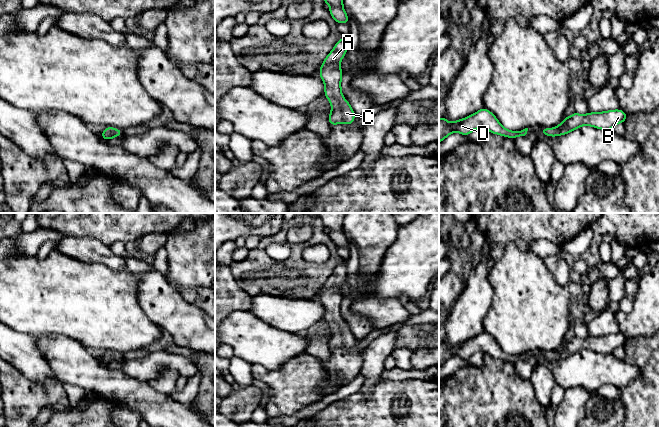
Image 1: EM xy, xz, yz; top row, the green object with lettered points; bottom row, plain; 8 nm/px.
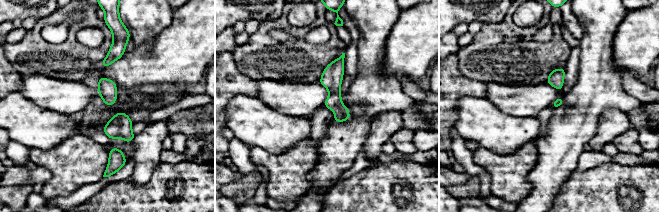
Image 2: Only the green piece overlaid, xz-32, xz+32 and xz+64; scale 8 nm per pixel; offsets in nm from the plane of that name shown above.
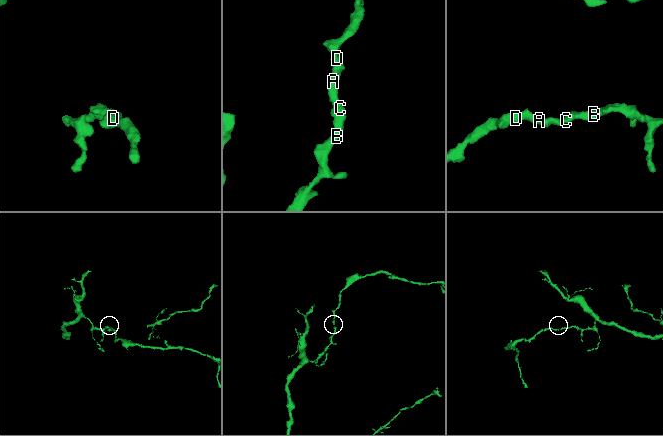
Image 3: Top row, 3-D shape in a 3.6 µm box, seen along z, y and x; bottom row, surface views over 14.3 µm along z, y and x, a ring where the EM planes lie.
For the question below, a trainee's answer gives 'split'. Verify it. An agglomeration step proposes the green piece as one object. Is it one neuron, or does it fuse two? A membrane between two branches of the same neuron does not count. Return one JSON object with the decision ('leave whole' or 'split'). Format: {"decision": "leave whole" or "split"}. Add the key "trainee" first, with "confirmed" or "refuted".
{"trainee": "refuted", "decision": "leave whole"}

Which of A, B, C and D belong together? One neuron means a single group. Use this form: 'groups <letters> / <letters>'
groups A B C D

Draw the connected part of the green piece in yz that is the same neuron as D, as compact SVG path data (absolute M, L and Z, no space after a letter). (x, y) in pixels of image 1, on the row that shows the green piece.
M483 107L476 113L453 123L449 123L444 117L439 118L439 143L453 132L459 132L462 135L468 136L477 128L482 128L493 134L502 135L508 138L525 136L528 131L528 128L521 131L510 131L505 129L492 112Z

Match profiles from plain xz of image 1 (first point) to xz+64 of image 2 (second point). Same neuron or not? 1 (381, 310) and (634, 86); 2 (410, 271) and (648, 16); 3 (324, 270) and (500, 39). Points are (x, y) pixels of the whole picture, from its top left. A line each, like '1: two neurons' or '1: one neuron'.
1: two neurons
2: one neuron
3: one neuron

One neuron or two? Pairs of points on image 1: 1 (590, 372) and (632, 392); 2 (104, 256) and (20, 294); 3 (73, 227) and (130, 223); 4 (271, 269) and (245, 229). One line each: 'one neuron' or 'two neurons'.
1: two neurons
2: two neurons
3: one neuron
4: two neurons

